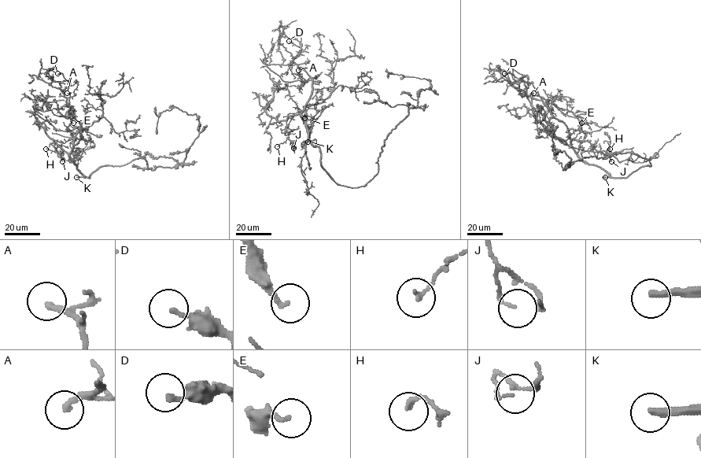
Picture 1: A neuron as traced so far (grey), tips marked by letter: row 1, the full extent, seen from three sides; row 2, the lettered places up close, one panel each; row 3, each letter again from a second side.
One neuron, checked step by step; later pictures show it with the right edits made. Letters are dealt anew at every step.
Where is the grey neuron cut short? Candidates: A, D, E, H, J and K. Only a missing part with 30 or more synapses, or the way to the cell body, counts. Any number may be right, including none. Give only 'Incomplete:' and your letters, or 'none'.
Incomplete: K

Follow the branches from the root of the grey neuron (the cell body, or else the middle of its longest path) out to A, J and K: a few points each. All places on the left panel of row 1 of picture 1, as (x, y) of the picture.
A: (107, 165), (101, 166), (87, 177), (70, 157), (71, 148), (80, 138), (80, 124), (68, 105), (67, 93)
J: (107, 165), (100, 167), (90, 177), (84, 176), (55, 141), (54, 147), (62, 161)
K: (107, 165), (100, 167), (90, 177), (76, 177)

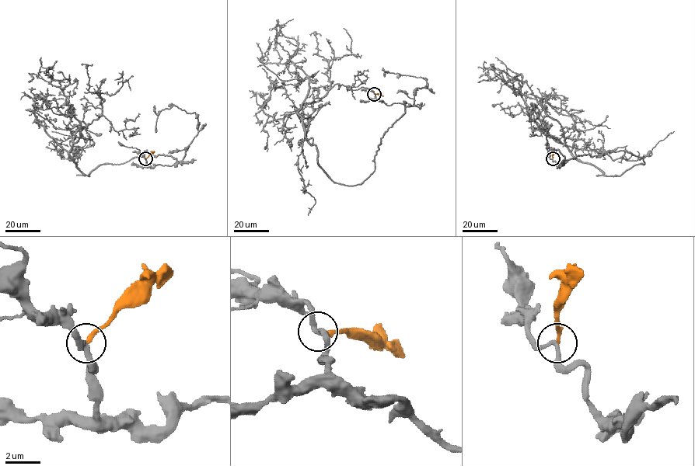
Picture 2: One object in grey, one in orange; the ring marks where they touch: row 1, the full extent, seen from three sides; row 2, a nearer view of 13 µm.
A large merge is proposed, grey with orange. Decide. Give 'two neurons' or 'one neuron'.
one neuron

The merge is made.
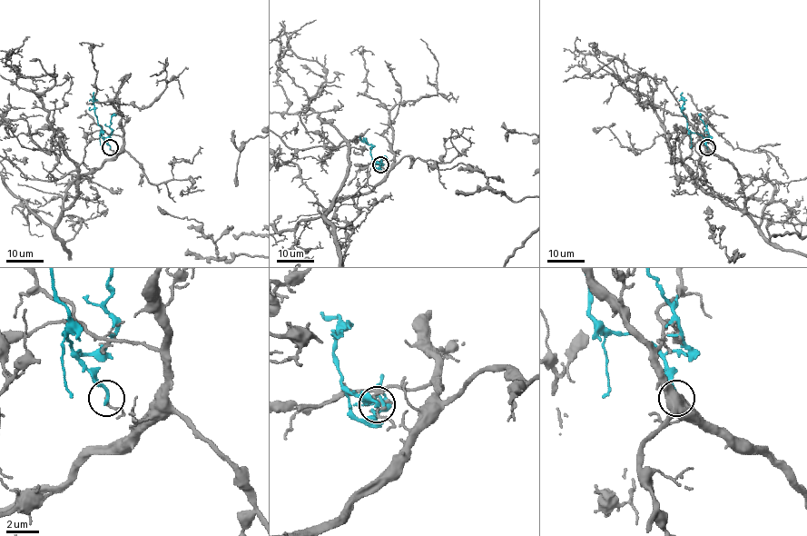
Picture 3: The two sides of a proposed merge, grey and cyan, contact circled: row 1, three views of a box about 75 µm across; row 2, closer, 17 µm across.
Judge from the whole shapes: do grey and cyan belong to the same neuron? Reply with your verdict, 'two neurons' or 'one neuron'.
two neurons

